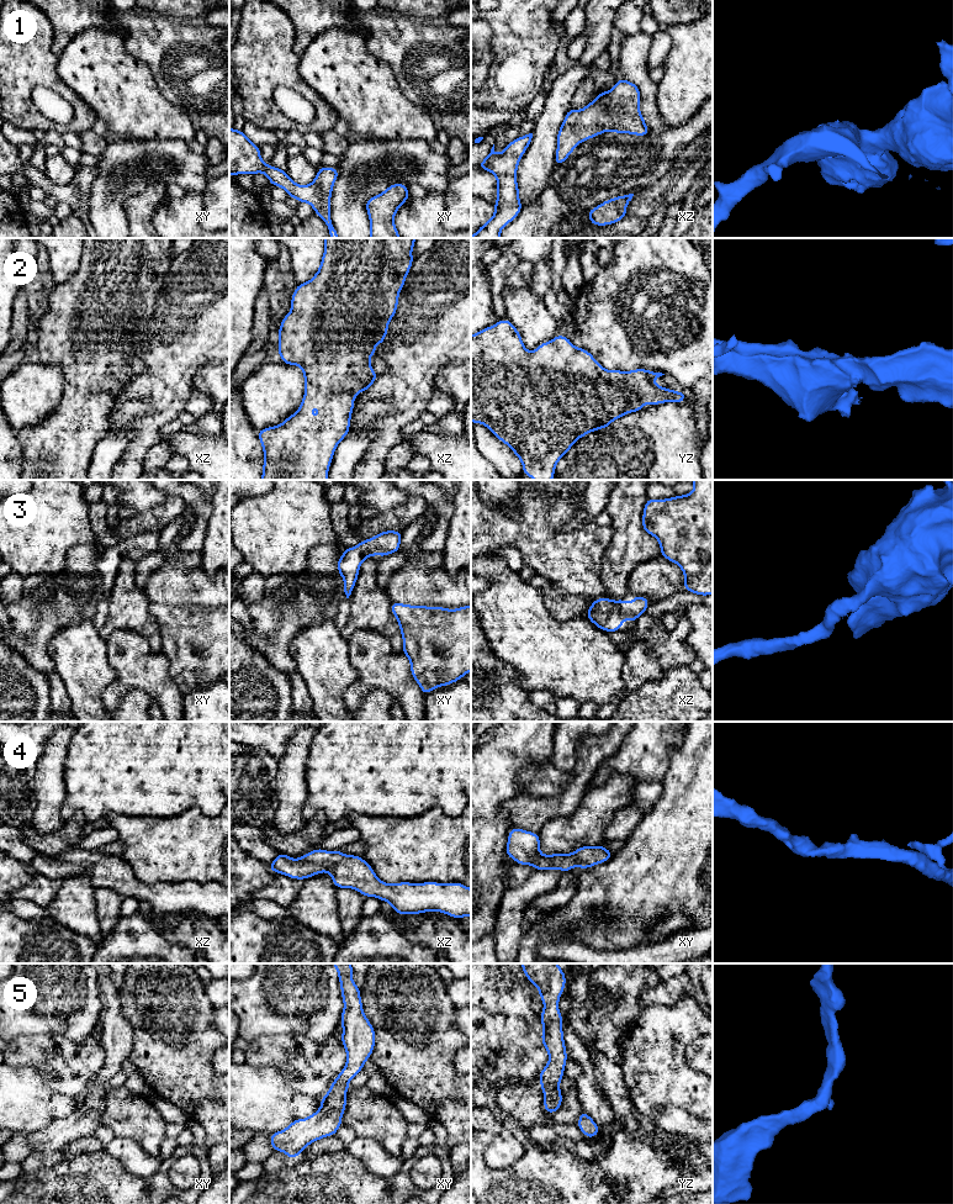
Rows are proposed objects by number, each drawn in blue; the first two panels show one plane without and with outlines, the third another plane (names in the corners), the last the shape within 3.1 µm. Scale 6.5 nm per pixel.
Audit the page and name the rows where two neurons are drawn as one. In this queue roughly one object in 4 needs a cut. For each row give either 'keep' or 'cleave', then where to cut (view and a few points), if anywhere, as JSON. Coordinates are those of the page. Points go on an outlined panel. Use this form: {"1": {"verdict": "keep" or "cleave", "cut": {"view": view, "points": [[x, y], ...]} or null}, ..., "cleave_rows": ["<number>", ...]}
{"1": {"verdict": "keep", "cut": null}, "2": {"verdict": "keep", "cut": null}, "3": {"verdict": "keep", "cut": null}, "4": {"verdict": "keep", "cut": null}, "5": {"verdict": "keep", "cut": null}, "cleave_rows": []}

